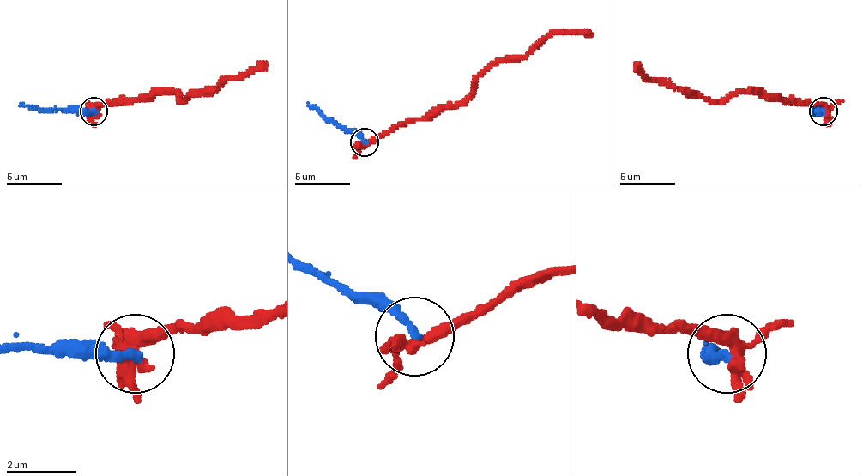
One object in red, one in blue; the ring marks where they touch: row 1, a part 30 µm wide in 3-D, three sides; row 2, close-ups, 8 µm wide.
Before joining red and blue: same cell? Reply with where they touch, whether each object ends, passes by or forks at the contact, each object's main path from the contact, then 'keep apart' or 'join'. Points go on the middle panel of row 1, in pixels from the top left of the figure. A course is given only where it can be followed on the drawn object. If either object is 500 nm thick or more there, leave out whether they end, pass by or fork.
(364, 141) | red forks | blue ends | red via (365, 142), (399, 125), (431, 119), (444, 108), (460, 105), (490, 68), (522, 58), (554, 33), (593, 33) | blue via (365, 142), (327, 121), (308, 103) | keep apart

